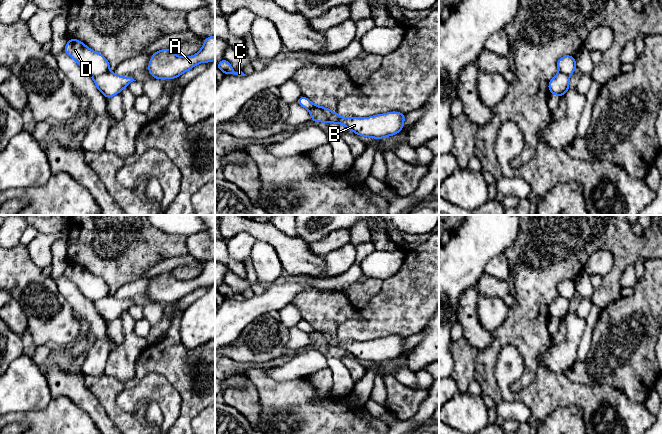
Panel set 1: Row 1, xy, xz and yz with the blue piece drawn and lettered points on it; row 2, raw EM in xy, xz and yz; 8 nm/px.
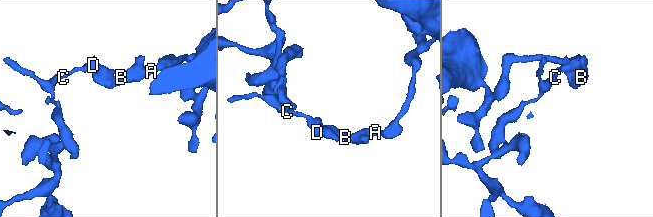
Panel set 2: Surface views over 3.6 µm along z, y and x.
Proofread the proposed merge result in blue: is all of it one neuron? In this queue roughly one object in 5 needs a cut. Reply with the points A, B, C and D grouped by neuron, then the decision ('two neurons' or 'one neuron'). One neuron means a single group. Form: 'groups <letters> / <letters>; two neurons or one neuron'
groups A B C D; one neuron

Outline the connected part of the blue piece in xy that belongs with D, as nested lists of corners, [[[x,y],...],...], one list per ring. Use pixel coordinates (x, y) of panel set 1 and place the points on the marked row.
[[[69,38],[64,52],[73,58],[87,75],[94,79],[96,88],[107,99],[119,94],[123,88],[136,81],[132,77],[122,77],[110,72],[108,60],[77,39]]]

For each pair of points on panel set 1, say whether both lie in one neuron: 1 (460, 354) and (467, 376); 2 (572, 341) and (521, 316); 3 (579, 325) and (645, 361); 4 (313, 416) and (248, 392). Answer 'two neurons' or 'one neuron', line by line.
1: one neuron
2: two neurons
3: two neurons
4: two neurons

